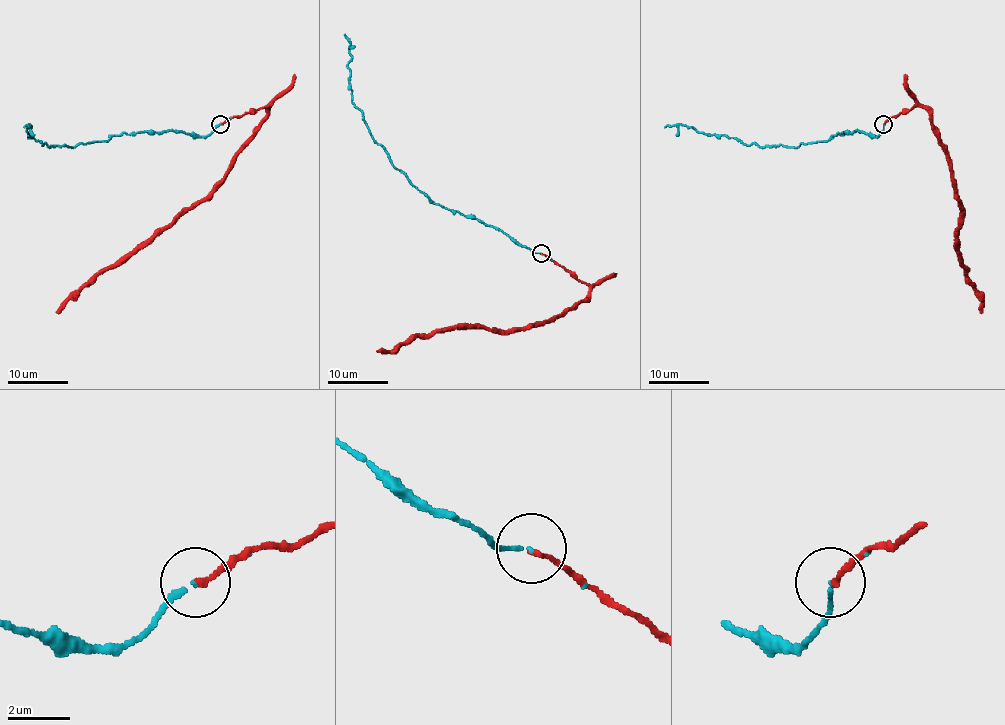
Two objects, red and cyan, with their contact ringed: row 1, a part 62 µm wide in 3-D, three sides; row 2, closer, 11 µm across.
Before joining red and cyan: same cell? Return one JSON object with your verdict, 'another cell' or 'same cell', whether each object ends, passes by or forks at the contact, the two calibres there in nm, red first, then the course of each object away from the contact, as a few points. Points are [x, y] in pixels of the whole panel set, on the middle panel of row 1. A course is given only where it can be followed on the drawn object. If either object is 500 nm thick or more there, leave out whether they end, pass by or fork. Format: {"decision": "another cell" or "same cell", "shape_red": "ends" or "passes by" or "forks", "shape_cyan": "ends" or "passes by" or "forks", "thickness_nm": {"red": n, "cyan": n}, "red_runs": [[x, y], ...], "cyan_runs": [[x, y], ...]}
{"decision": "same cell", "shape_red": "ends", "shape_cyan": "ends", "thickness_nm": {"red": 160, "cyan": 120}, "red_runs": [[540, 252], [586, 283], [589, 297], [554, 319], [525, 327], [449, 327], [414, 335], [391, 350], [378, 350]], "cyan_runs": [[540, 252], [515, 243], [489, 225], [434, 204], [393, 166], [352, 102], [347, 64], [350, 44], [344, 33]]}

